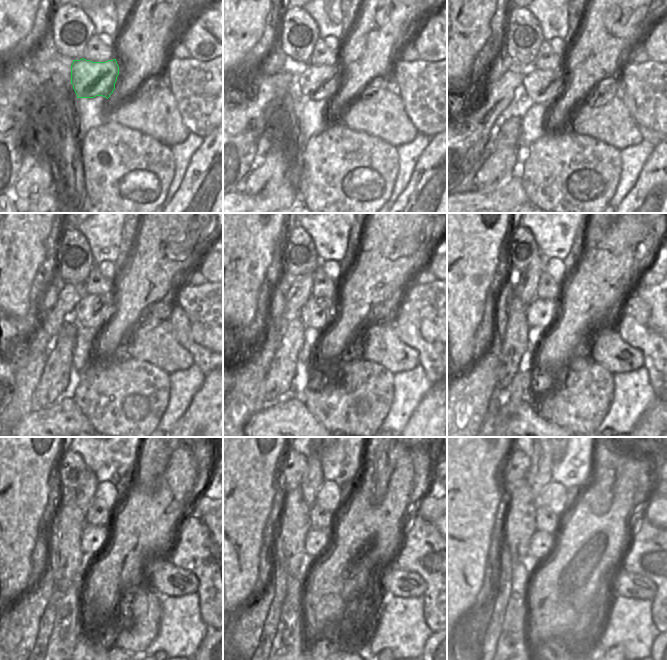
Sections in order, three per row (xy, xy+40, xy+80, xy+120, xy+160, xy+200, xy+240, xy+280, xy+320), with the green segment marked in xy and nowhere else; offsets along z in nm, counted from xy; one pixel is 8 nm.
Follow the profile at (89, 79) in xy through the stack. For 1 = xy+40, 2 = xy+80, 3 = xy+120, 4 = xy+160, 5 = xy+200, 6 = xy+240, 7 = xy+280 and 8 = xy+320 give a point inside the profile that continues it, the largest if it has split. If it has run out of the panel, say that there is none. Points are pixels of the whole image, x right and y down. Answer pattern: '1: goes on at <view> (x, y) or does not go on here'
1: goes on at xy+40 (316, 82)
2: goes on at xy+80 (541, 86)
3: goes on at xy+120 (91, 311)
4: goes on at xy+160 (316, 313)
5: goes on at xy+200 (541, 314)
6: goes on at xy+240 (93, 538)
7: goes on at xy+280 (317, 542)
8: goes on at xy+320 (541, 544)

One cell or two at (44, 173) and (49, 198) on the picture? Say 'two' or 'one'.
two

